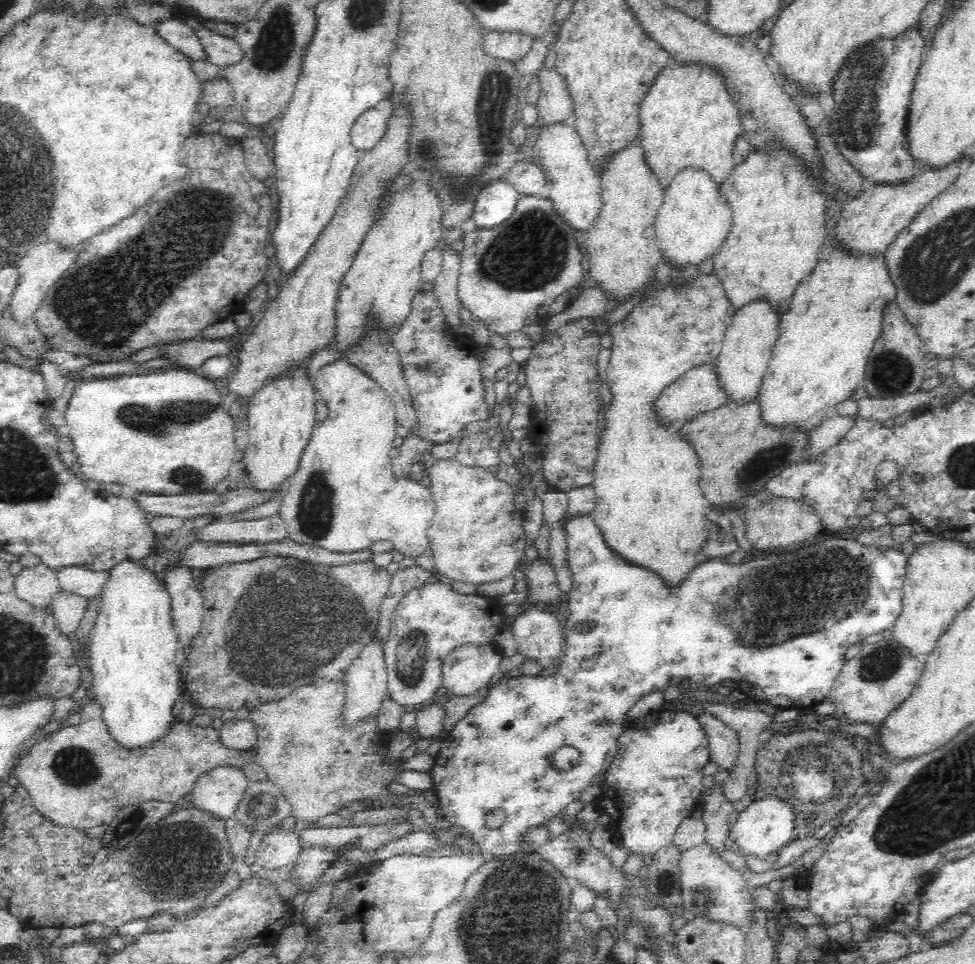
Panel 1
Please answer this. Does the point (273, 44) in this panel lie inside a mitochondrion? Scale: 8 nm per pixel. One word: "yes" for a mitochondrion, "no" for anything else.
yes

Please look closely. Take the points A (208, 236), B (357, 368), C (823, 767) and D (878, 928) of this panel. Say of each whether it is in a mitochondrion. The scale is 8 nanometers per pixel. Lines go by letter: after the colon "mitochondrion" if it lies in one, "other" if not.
A: mitochondrion
B: other
C: mitochondrion
D: other

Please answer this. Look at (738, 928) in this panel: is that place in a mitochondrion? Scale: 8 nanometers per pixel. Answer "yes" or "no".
no

